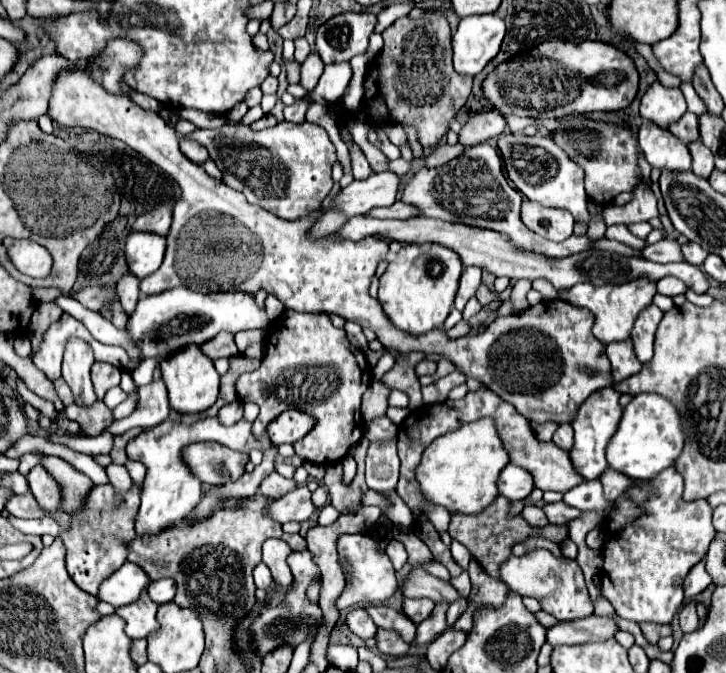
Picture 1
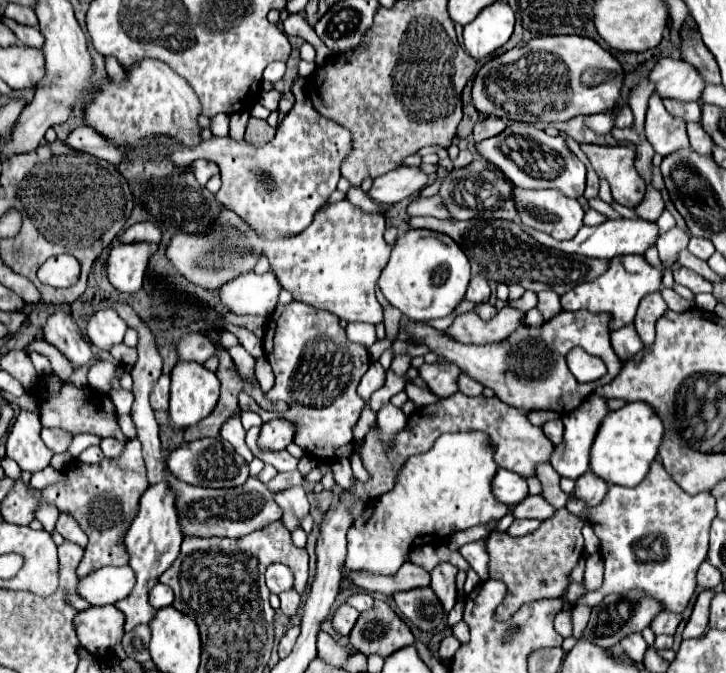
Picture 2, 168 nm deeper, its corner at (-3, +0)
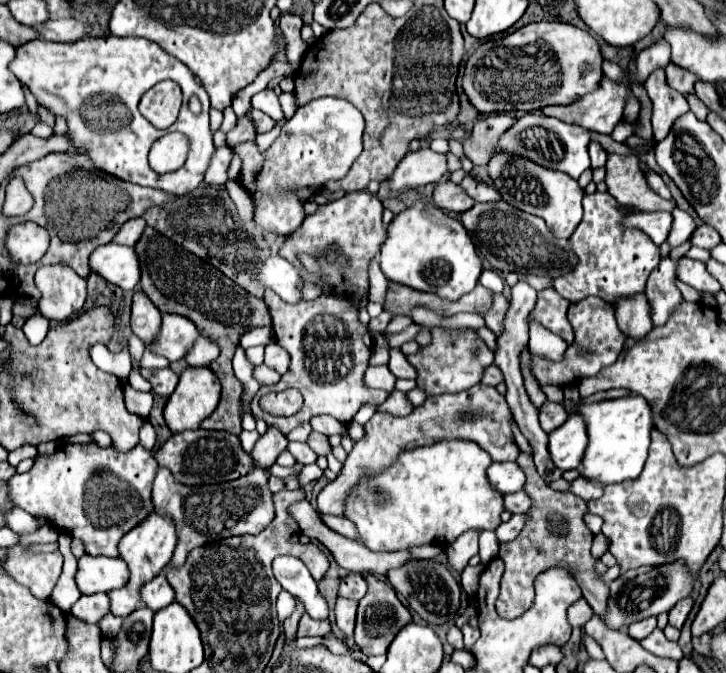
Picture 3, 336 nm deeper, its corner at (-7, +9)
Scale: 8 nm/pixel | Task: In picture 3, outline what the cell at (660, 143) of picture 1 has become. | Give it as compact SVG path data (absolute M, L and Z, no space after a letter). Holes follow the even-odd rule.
M656 70L648 82L646 92L652 100L652 128L654 128L654 140L660 142L668 132L672 130L672 122L676 122L678 116L688 112L688 102L684 96L674 92L666 84L664 70Z

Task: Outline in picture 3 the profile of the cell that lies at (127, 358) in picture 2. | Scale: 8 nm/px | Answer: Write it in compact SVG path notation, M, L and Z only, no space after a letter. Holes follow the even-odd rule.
M148 348L144 350L144 354L142 354L142 368L164 368L164 366L168 366L170 362L166 360L166 358L162 358L162 356L158 356L158 354L152 354Z

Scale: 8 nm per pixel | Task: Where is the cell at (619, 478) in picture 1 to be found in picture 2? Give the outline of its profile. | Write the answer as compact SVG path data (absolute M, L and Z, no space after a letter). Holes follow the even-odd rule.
M584 473L584 477L576 479L576 487L574 487L574 495L578 499L582 499L588 507L596 507L604 495L606 495L608 483L600 481L600 477L596 477L594 473Z

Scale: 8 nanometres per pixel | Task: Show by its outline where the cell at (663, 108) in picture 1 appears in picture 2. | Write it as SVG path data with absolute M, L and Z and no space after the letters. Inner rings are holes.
M662 57L654 65L650 79L656 83L656 91L662 97L672 97L680 101L698 101L706 87L696 67L688 65L684 59L672 57Z

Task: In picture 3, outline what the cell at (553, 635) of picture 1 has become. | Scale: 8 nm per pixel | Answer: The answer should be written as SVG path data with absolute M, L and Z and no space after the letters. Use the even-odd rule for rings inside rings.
M680 562L638 568L638 570L632 570L630 574L620 574L614 582L610 582L608 610L606 610L604 622L612 630L622 630L622 628L630 626L632 622L668 612L678 600L682 600L690 594L692 584L694 584L694 578L688 576L688 572L684 572L684 566Z

